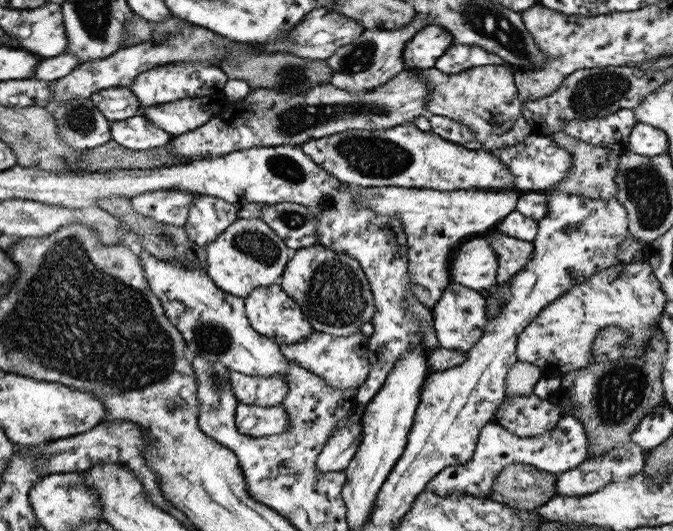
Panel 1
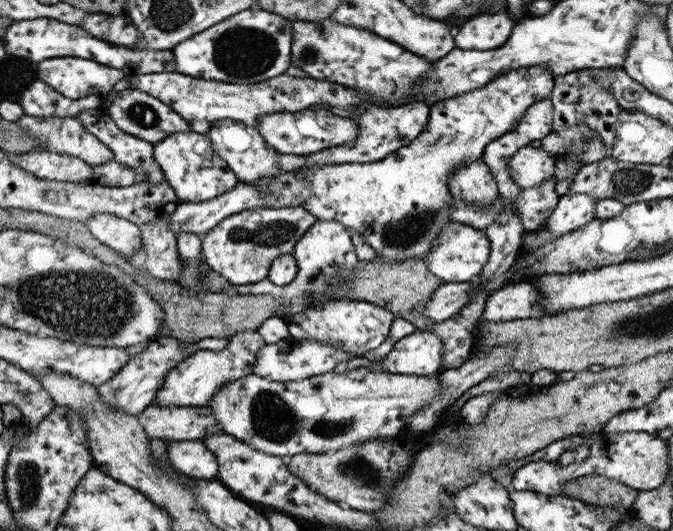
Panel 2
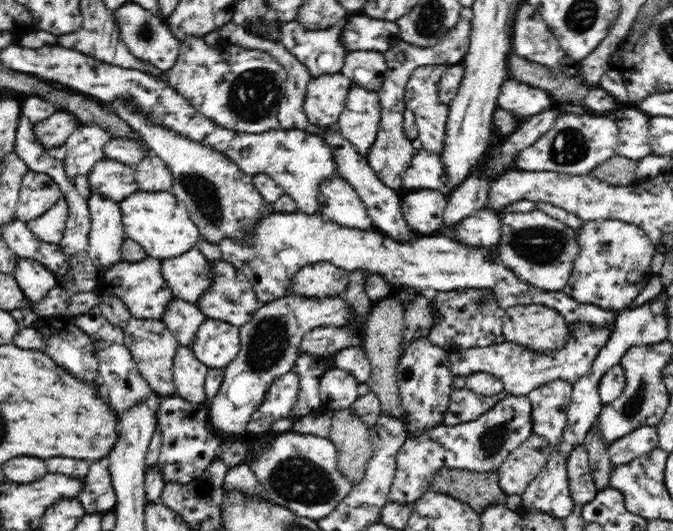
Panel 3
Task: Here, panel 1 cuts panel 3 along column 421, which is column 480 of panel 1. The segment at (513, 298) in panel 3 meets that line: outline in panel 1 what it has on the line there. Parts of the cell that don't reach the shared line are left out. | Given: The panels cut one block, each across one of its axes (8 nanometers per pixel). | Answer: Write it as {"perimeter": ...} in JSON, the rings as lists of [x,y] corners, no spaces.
{"perimeter":[[[472,237],[454,249],[448,268],[450,281],[482,293],[496,284],[496,262],[487,238]]]}

